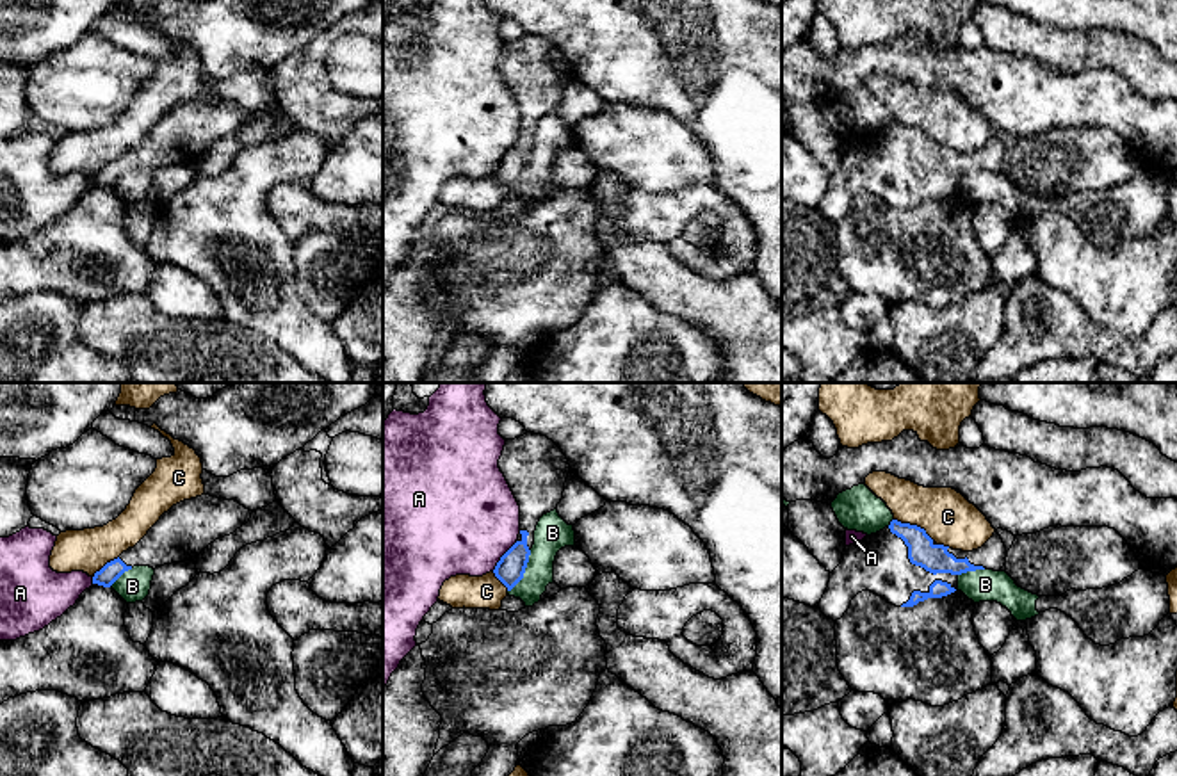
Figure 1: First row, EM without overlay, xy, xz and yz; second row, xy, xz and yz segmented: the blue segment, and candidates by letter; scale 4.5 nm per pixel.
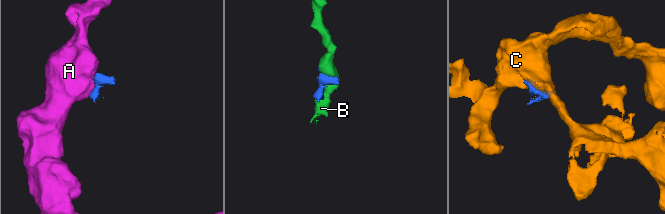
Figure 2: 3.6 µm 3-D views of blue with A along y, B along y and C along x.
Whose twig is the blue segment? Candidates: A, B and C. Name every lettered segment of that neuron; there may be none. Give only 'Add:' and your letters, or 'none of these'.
Add: none of these

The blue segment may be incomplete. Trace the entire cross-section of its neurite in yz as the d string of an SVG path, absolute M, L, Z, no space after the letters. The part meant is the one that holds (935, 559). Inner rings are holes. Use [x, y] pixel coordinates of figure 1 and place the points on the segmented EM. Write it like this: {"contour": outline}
{"contour": "M892 520L883 530L844 548L817 607L837 621L862 591L896 607L913 607L954 593L962 573L1001 571L1004 557L1006 546L997 532L981 548L962 552L937 545L917 525Z"}

